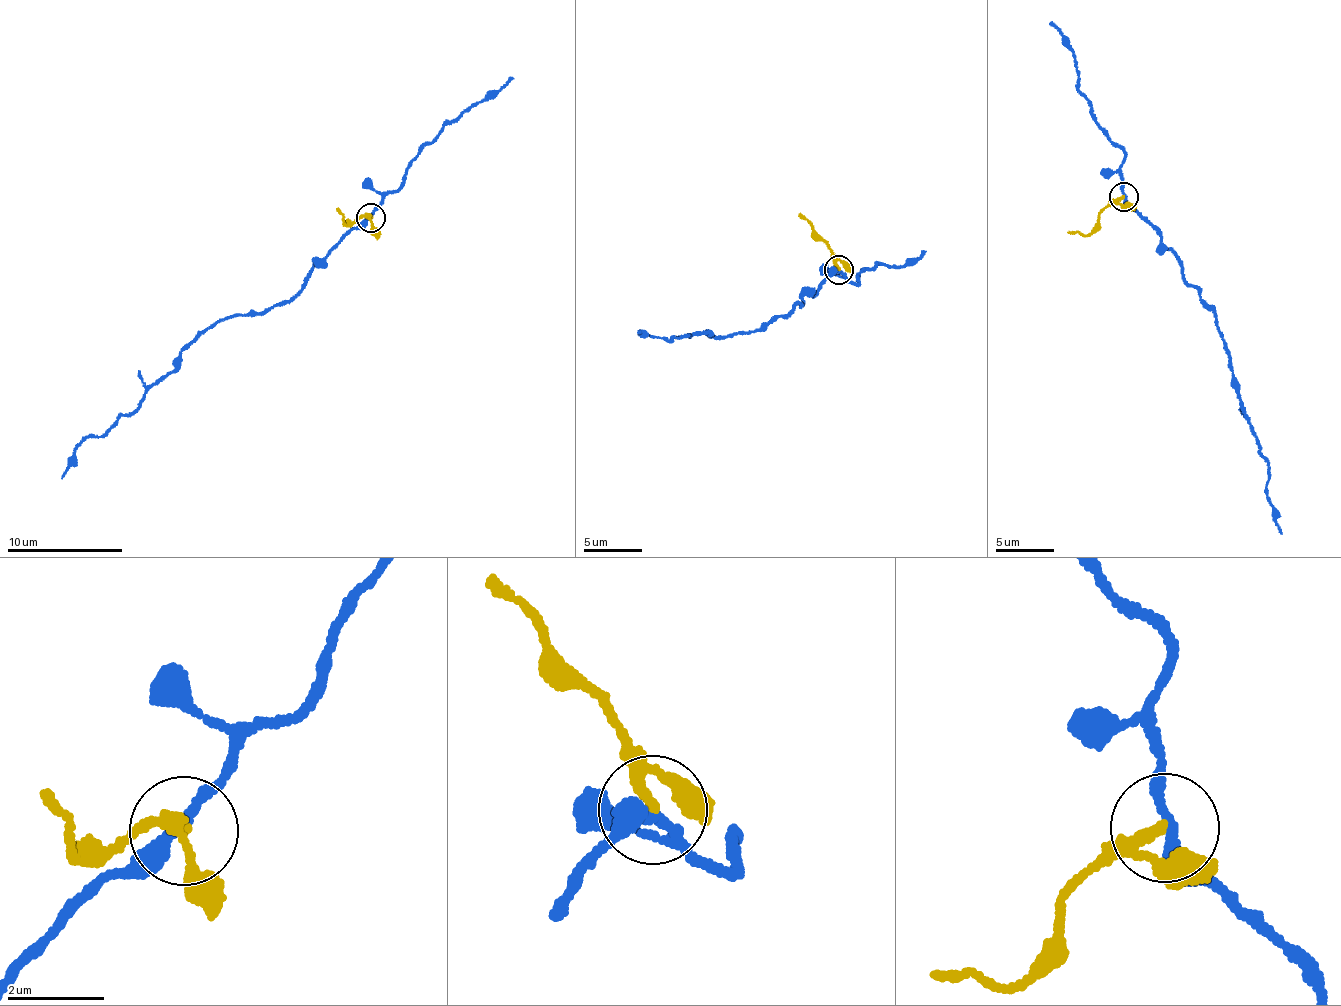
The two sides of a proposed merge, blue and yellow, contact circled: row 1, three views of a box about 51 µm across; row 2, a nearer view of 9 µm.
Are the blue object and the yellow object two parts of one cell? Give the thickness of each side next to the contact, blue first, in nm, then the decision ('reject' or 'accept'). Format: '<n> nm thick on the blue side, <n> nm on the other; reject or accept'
260 nm thick on the blue side, 170 nm on the other; reject

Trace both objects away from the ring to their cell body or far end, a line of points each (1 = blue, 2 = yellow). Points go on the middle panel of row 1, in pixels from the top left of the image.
1: (839, 269), (817, 294), (758, 329), (710, 337), (710, 331), (681, 337), (642, 336), (645, 330), (637, 332)
2: (839, 269), (826, 242), (816, 238), (800, 212)

